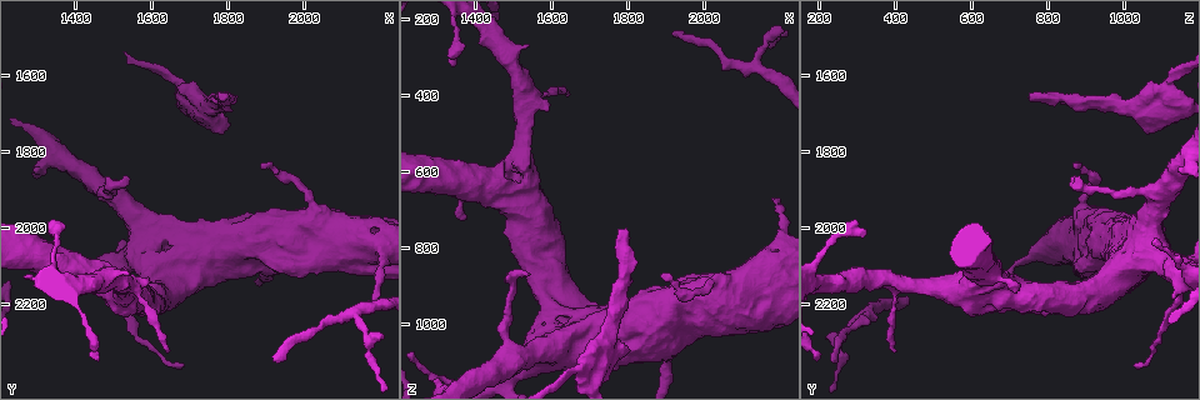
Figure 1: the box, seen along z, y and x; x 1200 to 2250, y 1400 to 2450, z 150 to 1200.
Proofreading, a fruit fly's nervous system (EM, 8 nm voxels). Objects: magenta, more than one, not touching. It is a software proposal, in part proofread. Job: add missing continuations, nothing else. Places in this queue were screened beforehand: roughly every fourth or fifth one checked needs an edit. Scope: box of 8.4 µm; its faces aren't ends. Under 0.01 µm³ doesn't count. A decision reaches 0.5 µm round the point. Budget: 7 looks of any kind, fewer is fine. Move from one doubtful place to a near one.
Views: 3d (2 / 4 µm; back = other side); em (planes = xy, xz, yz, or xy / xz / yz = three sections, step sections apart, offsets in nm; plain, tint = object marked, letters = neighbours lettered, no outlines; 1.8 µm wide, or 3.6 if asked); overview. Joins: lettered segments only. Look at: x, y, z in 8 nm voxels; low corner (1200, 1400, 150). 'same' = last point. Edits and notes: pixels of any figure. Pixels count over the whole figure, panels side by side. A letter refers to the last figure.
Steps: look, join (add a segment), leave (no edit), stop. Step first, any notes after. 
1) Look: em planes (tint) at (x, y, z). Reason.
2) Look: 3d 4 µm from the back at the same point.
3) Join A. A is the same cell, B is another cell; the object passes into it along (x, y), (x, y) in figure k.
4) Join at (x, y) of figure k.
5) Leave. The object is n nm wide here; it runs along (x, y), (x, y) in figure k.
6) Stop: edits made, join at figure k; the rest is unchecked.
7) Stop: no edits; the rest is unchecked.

Look: em yz step 8 (plain) at (1790, 1740, 1075). Thick end.

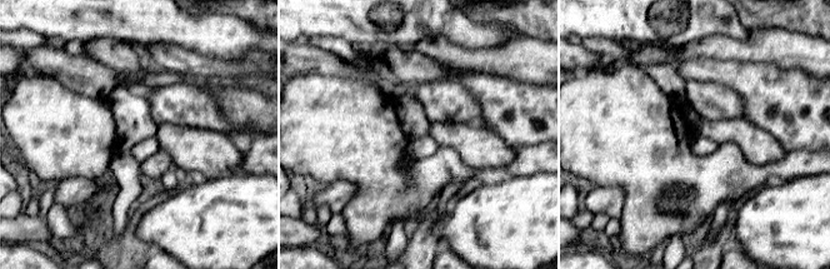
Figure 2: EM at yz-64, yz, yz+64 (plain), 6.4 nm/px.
Look: em yz step 8 (letters) at the same point.

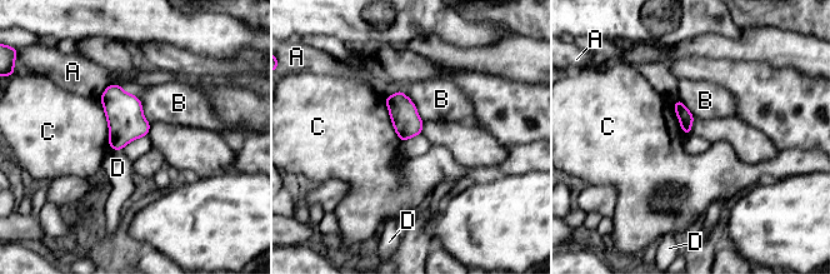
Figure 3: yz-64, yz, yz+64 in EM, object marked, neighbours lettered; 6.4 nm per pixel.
Leave. A, B, C and D are other cells; a border runs along (99, 99), (106, 119), (109, 147) in figure 3; none of them fits.

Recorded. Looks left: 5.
Look: em 3.6 µm planes (letters) at (1780, 1650, 760). Long arm stops here.

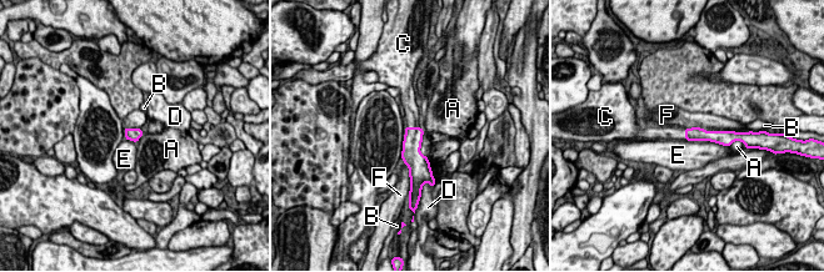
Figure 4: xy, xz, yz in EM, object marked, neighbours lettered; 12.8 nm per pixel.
Join at (412, 111) of figure 4. C is the same cell, A, B, D, E and F are other cells; the neuron continues.

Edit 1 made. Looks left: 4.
Look: overview. See it whole again.

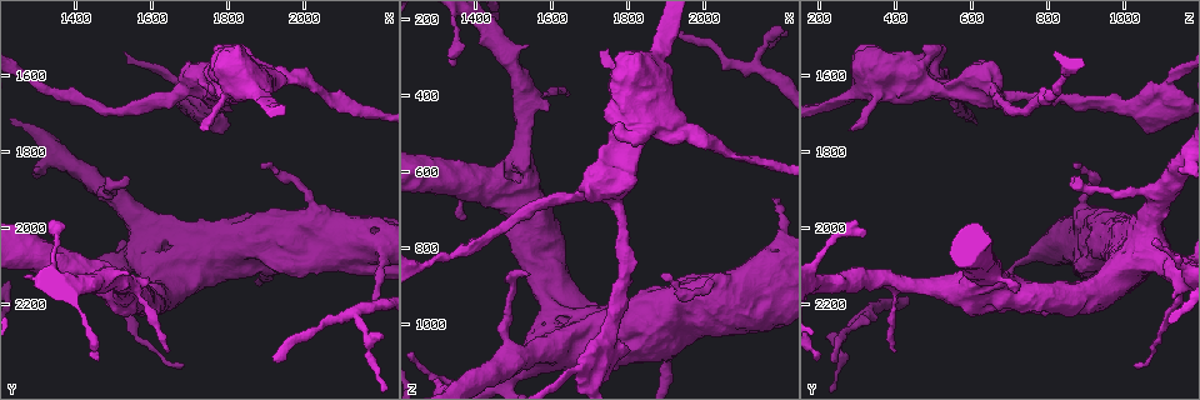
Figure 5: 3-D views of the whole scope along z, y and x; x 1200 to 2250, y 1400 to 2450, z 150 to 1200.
Look: em yz step 8 (tint) at (1920, 2335, 240). An open end.

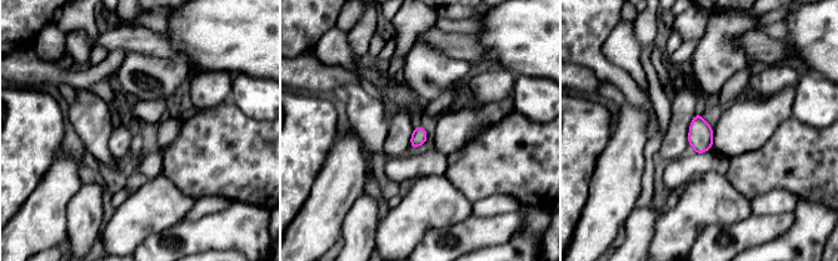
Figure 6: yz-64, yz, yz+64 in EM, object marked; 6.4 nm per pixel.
Look: em yz step 8 (letters) at the same point.

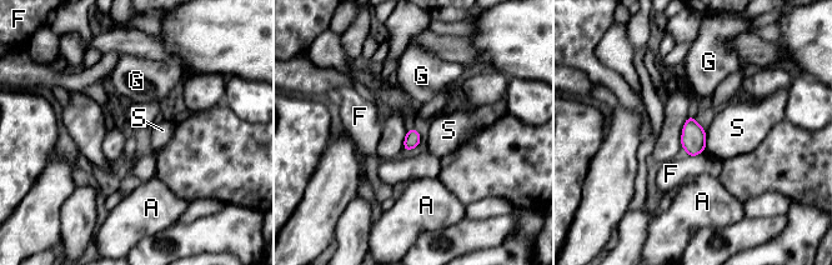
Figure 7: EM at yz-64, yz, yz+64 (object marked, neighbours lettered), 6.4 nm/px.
Leave. The longest contact is with S, 140 nm; A, F, G and S are other cells; a border runs along (706, 131), (703, 151) in figure 7; no lettered segment goes on from it.

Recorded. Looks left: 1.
Stop: edits made, join at figure 4; the rest is unchecked.

